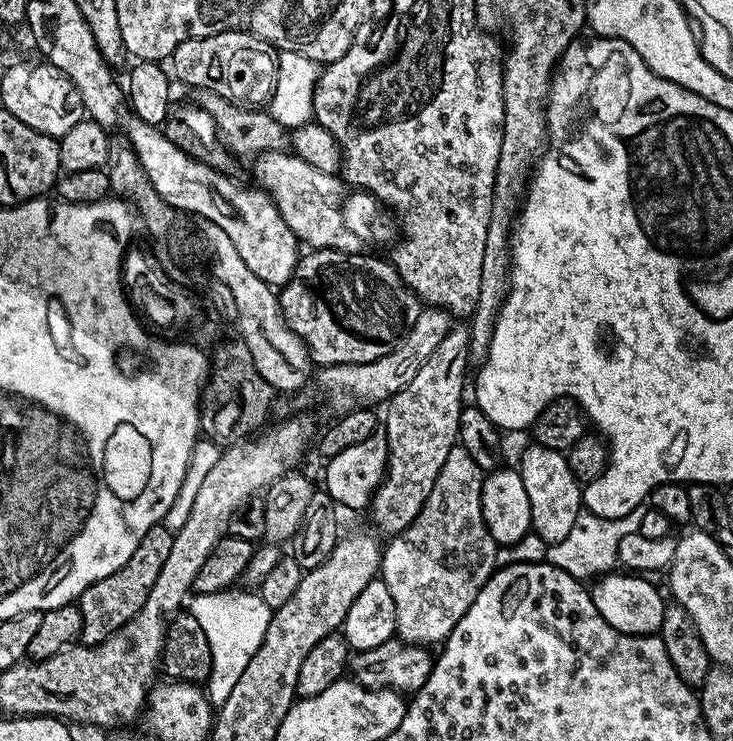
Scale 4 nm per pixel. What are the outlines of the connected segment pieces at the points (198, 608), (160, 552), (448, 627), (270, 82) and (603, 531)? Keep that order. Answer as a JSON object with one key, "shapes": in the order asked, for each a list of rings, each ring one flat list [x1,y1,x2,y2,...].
{"shapes":[[[196,594,190,600,190,614,198,618,198,626,206,630,206,642,210,642,212,674,206,681,206,695,216,706,223,704,226,698,230,698,230,690,234,690,238,678,242,678,242,670,246,670,258,646,262,646,262,638,266,638,266,626,270,626,270,618,274,611,270,606,266,606,266,602,262,602,259,594,228,595,232,594,215,596]],[[163,523,155,524,150,530,146,530,142,542,138,542,138,550,134,550,134,554,130,554,126,566,122,566,117,572,106,578,94,582,81,594,78,601,82,616,79,643,97,644,110,638,110,634,114,634,122,626,126,626,126,622,130,622,130,618,134,618,134,614,138,614,138,610,142,610,142,606,150,594,150,589,153,588,158,573,162,570,162,566,170,554,173,535,174,533,169,528,165,528]],[[452,448,418,518,383,545,379,575,394,597,396,636,405,644,433,646,447,640,498,567,498,545,482,518,484,477,464,448]],[[248,30,219,32,213,36,200,36,196,40,183,40,170,57,171,71,189,89,205,88,214,94,222,94,222,98,230,98,230,102,245,106,264,106,272,99,272,91,276,89,278,74,278,52,262,38,253,36]],[[639,507,630,510,626,518,598,518,590,511,581,510,578,518,574,518,574,527,570,534,566,534,566,538,556,544,547,545,547,563,558,570,566,570,566,574,581,582,588,582,591,576,599,578,611,573,618,564,618,546,621,545,622,538,626,538,626,534,640,531,644,511,643,507]]]}

